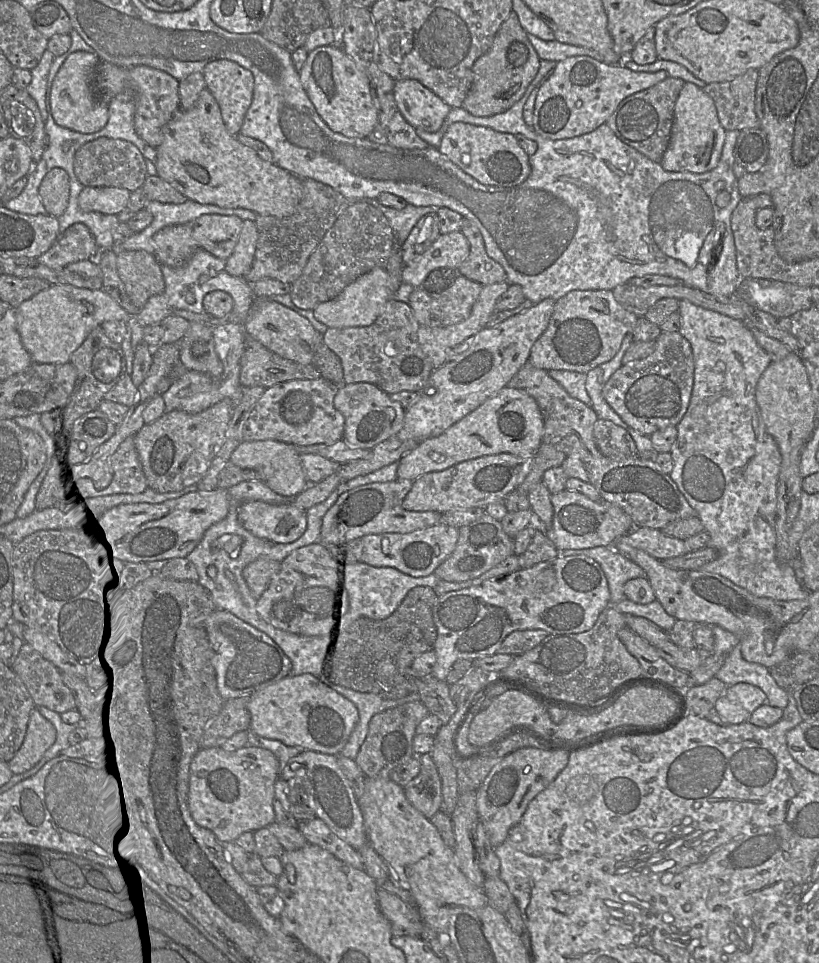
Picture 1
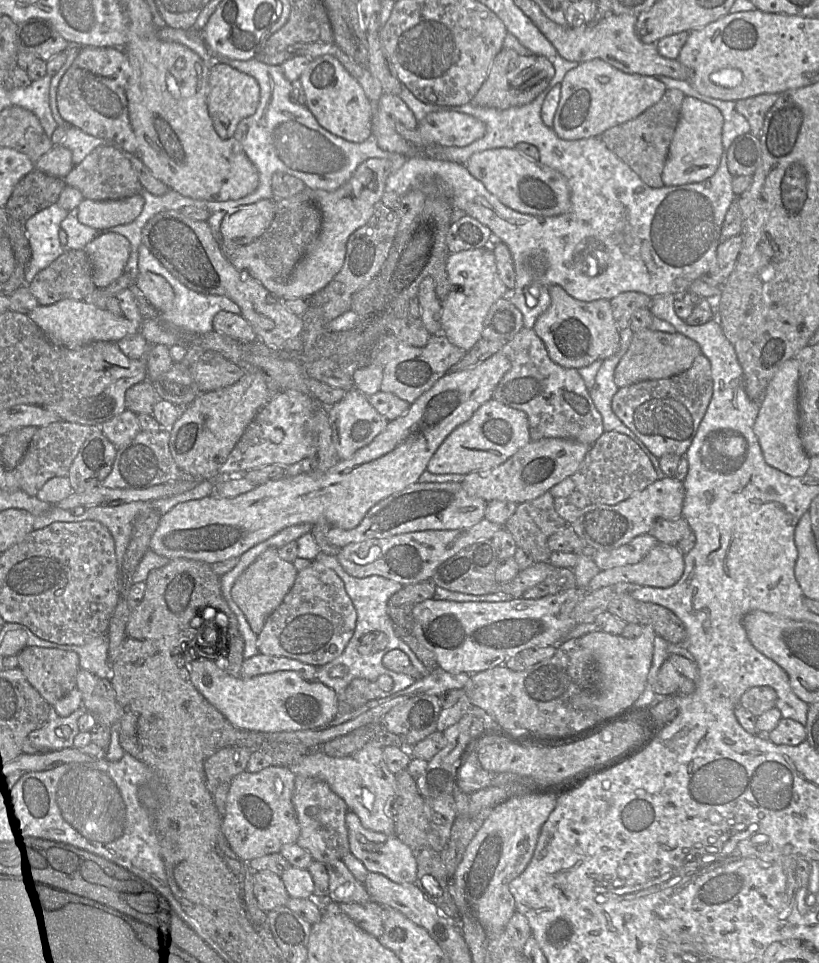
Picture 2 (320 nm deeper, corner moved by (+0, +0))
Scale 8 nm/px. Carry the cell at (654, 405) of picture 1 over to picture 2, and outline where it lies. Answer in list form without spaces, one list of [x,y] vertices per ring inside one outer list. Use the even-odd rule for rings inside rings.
[[[701,353],[684,372],[663,379],[645,380],[621,387],[611,407],[616,416],[659,459],[665,454],[684,456],[713,394],[710,360]]]

